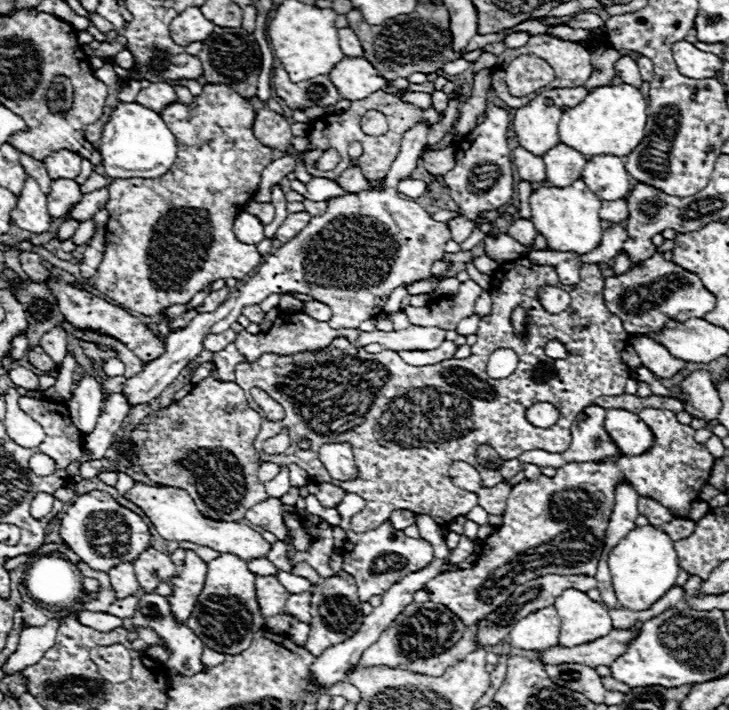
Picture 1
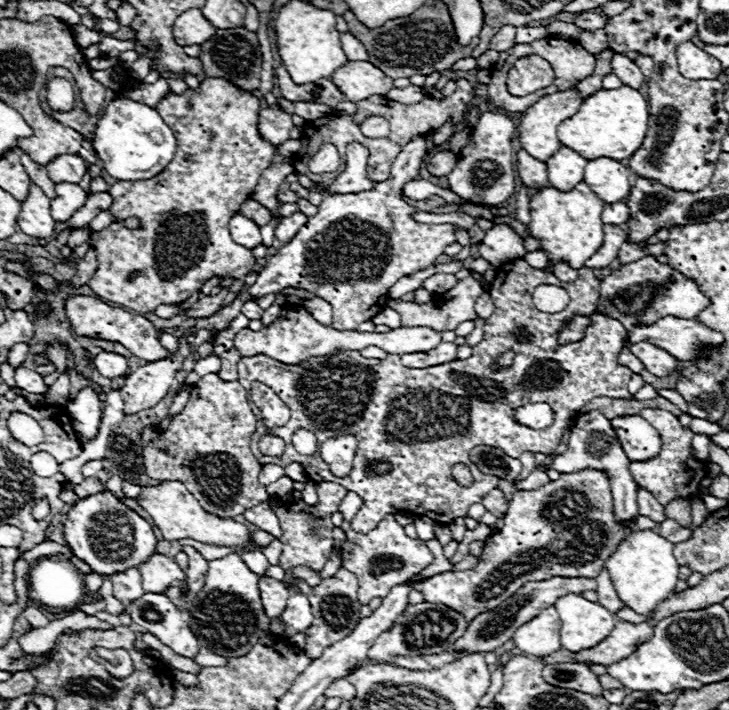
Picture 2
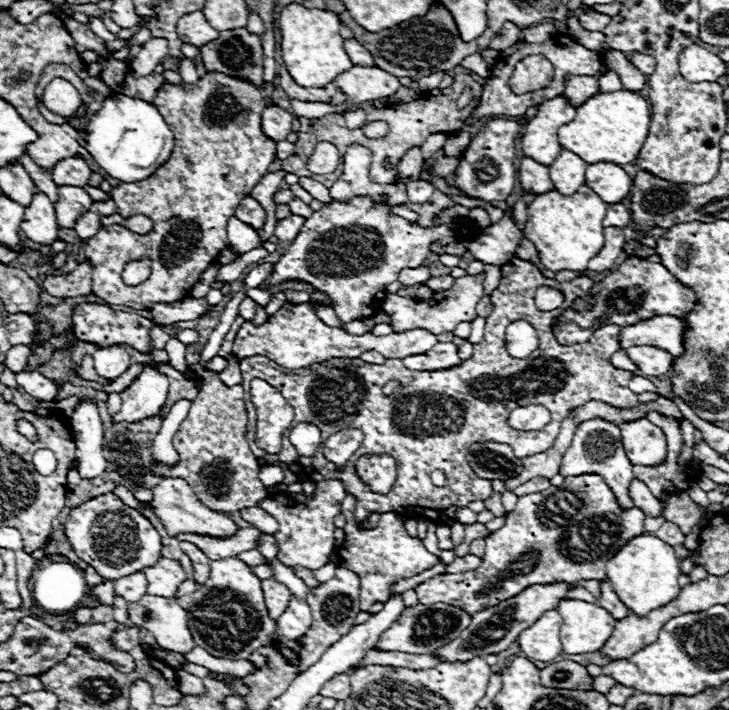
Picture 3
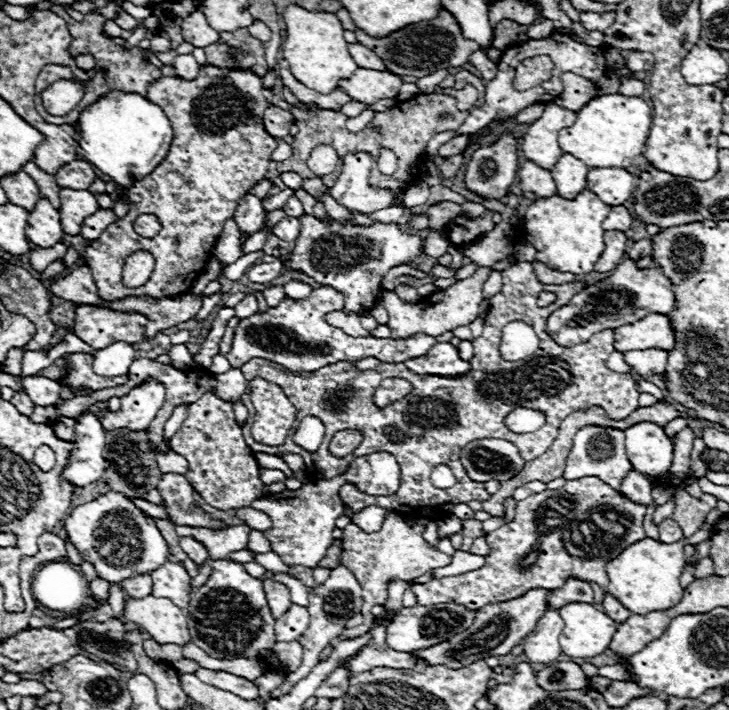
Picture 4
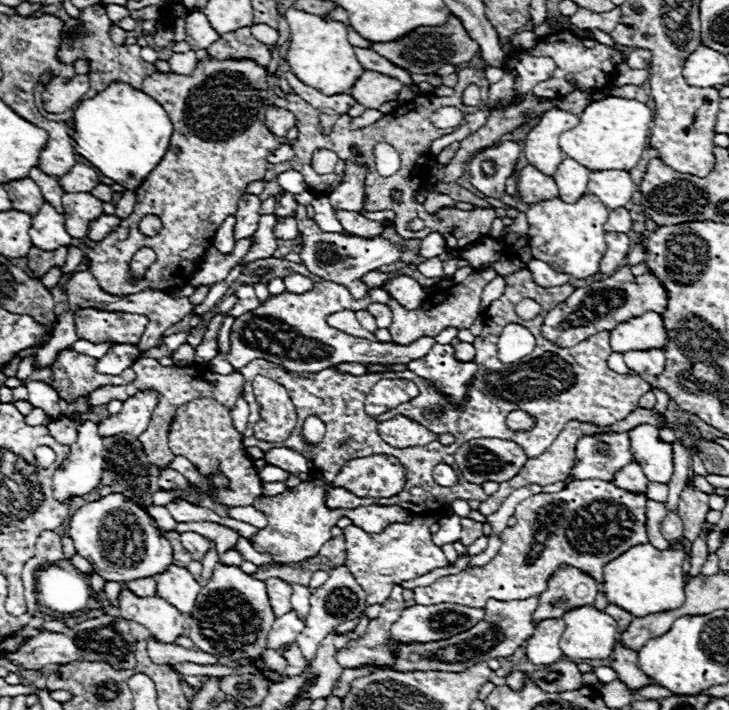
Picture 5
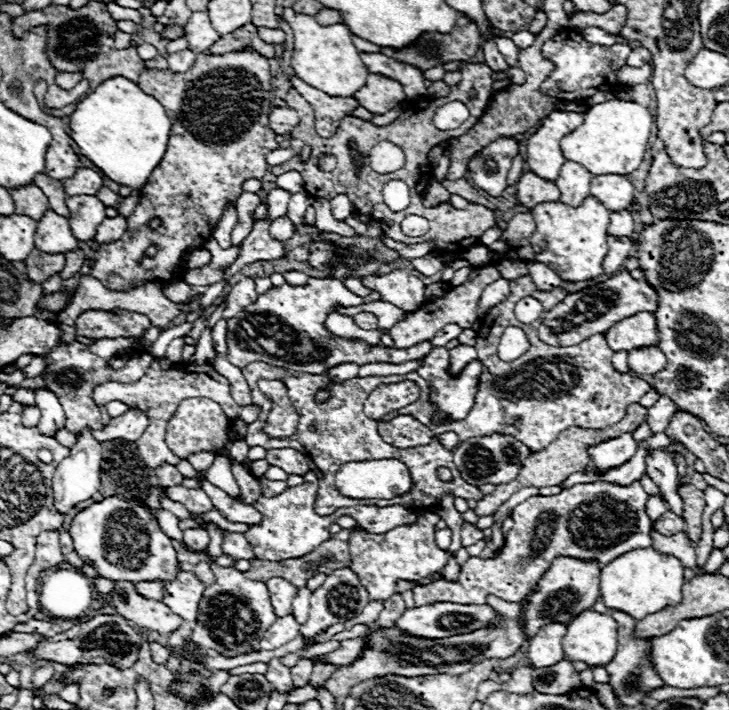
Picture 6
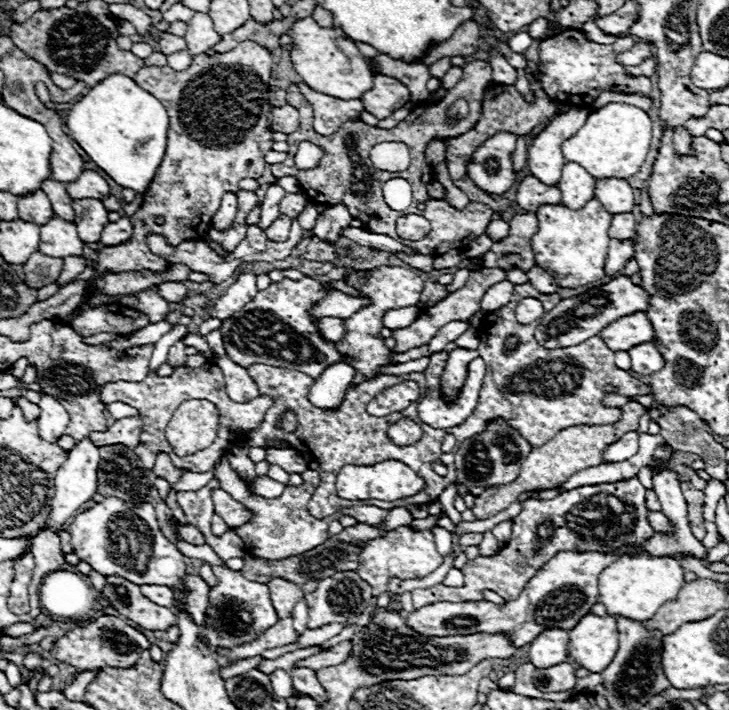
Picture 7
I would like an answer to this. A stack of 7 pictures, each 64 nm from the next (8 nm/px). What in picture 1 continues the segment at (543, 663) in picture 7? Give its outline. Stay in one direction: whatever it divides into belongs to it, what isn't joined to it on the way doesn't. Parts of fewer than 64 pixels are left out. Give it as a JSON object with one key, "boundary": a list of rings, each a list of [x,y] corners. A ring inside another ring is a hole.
{"boundary":[[[548,606],[528,614],[524,620],[518,620],[512,626],[508,640],[510,646],[514,648],[536,650],[558,644],[558,632],[560,632],[560,618],[556,614],[556,608]]]}

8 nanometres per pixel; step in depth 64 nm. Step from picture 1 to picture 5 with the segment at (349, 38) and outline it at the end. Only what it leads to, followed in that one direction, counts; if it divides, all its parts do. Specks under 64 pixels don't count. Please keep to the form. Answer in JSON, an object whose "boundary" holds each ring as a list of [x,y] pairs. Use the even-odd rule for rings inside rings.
{"boundary":[[[354,48],[354,54],[358,58],[358,62],[362,64],[364,70],[374,70],[374,72],[386,72],[388,76],[396,76],[402,84],[412,84],[410,74],[396,68],[394,64],[390,64],[388,60],[384,60],[380,54],[372,52],[370,48]]]}

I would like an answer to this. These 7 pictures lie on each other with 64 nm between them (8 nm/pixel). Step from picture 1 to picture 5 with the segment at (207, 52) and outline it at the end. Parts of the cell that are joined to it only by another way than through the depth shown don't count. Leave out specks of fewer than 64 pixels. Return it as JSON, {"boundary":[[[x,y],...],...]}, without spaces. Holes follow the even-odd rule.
{"boundary":[[[238,28],[236,32],[222,34],[220,40],[216,40],[216,44],[206,50],[214,60],[254,60],[264,68],[270,64],[268,46],[260,44],[250,34],[250,28]]]}

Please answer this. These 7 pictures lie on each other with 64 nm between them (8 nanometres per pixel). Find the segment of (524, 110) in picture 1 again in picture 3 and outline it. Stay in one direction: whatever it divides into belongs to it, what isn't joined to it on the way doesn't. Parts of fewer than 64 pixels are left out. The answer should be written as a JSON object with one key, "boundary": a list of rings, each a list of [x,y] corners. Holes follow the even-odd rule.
{"boundary":[[[564,94],[538,104],[536,116],[524,124],[522,152],[544,166],[552,164],[562,148],[556,132],[560,124],[568,124],[574,114],[576,108],[566,100]]]}

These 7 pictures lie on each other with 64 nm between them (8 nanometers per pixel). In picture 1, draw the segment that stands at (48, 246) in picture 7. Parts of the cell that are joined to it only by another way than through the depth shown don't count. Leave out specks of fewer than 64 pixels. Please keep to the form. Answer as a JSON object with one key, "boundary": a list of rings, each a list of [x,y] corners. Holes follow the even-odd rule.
{"boundary":[[[26,178],[22,192],[16,196],[12,210],[12,222],[28,232],[46,232],[50,226],[50,214],[46,208],[46,194],[40,190],[34,178]]]}

